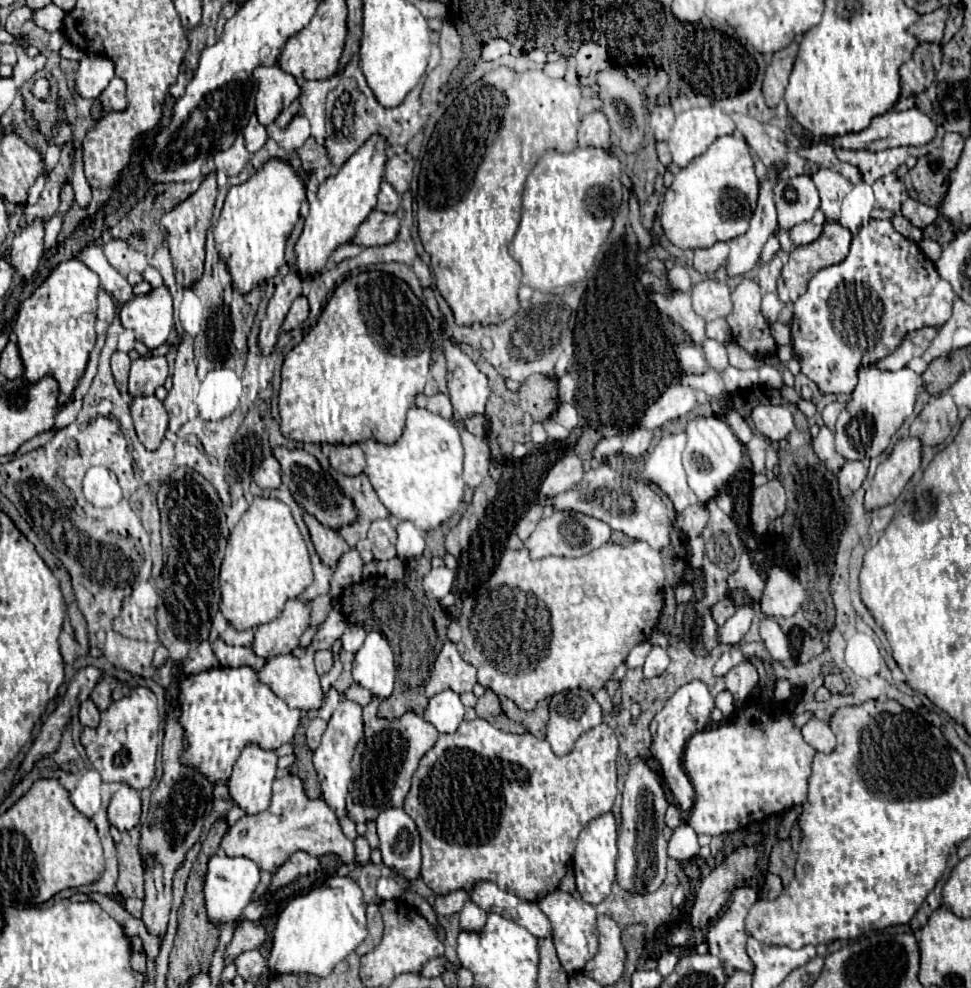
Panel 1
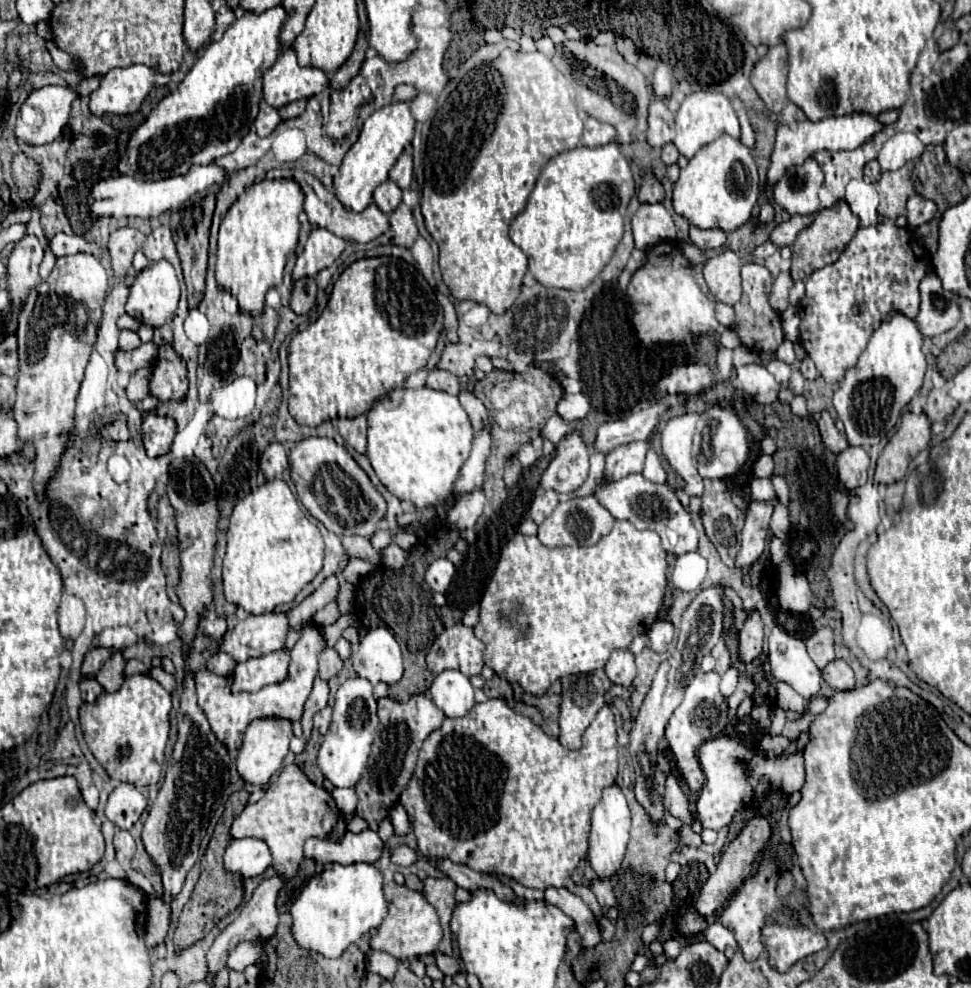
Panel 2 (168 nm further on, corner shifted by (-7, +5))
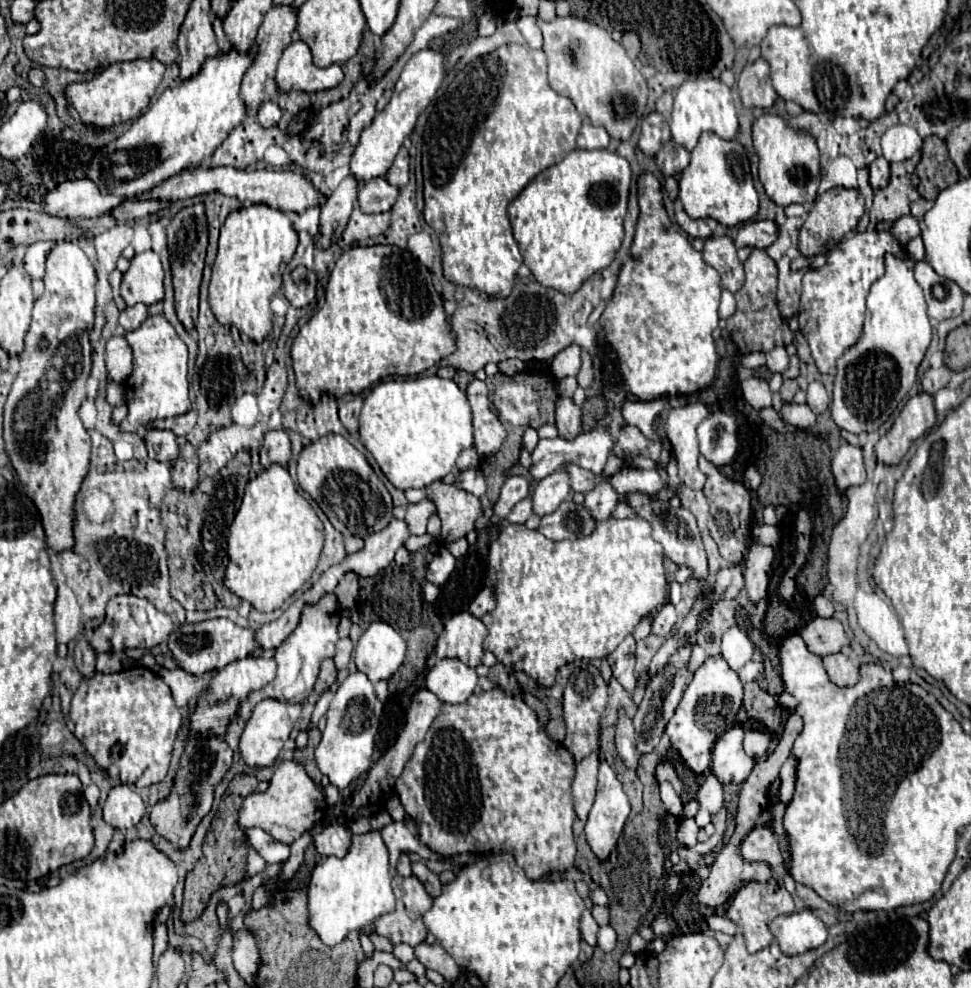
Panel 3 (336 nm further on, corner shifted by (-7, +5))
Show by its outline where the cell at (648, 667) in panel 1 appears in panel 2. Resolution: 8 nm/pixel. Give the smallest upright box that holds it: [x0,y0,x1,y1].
[648,619,674,653]

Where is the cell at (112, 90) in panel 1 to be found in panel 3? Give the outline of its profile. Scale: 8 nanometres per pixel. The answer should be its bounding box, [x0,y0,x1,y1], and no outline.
[68,59,164,127]

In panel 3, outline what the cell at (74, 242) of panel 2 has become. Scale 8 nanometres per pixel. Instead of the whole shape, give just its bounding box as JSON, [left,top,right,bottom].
[24,241,56,279]

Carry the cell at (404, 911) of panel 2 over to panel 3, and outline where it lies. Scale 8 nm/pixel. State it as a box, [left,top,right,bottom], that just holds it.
[374,875,432,947]

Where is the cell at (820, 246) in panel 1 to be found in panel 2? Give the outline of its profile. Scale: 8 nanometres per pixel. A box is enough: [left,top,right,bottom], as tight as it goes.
[792,201,860,279]

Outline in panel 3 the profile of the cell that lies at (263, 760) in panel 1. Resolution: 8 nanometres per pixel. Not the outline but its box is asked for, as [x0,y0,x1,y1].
[240,699,302,767]

